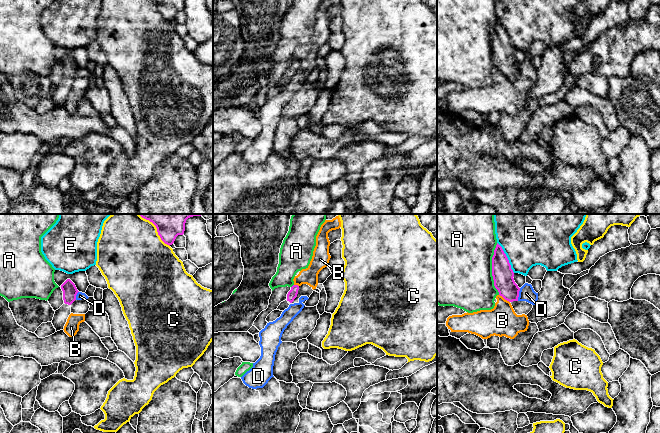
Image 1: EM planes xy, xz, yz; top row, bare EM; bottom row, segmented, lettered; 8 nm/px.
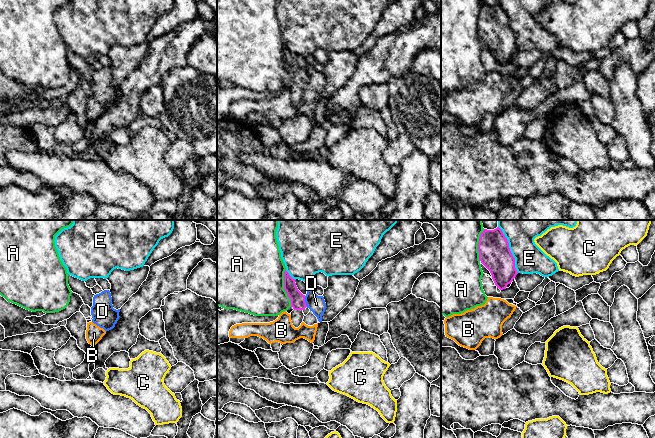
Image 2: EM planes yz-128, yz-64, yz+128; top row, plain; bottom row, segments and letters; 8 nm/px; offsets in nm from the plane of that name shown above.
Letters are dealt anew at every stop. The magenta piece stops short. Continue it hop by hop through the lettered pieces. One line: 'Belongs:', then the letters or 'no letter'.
Belongs: no letter

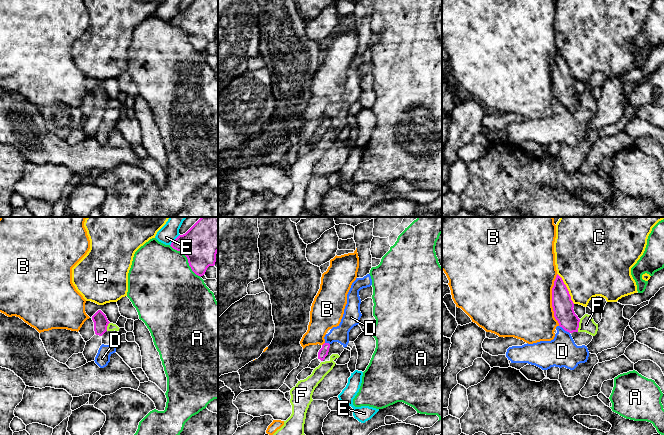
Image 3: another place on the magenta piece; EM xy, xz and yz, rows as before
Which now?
Belongs: no letter

